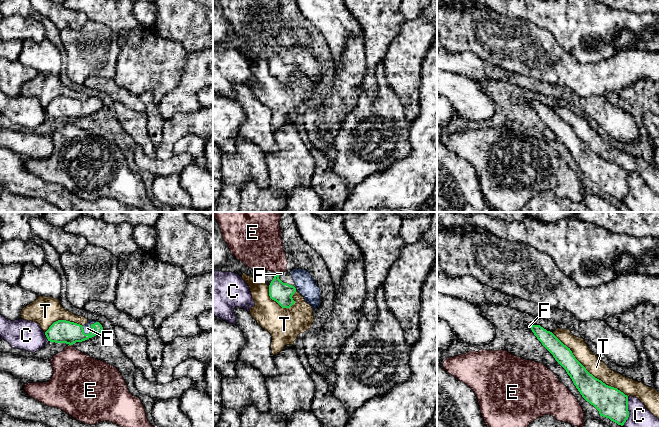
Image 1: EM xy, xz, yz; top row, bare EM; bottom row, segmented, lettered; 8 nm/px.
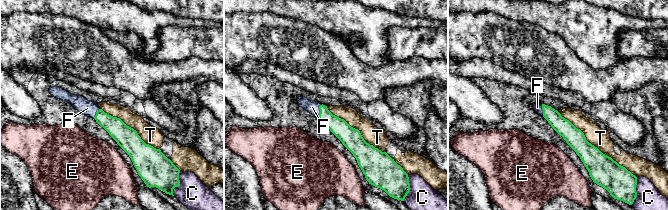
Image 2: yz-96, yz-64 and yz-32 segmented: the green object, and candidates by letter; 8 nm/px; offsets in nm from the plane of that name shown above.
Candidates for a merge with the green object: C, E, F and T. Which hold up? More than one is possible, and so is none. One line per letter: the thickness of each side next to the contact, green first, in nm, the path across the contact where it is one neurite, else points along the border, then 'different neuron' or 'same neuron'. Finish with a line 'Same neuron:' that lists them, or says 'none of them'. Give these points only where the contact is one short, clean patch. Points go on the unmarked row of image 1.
C: calibres 240 and 240 nm; different neuron
E: calibres 190 and 360 nm; border xy (71, 120), (68, 122); different neuron
F: calibres 190 and 70 nm; same neuron
T: calibres 200 and 140 nm; different neuron
Same neuron: F

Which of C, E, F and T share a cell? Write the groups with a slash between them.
C / E / F / T

